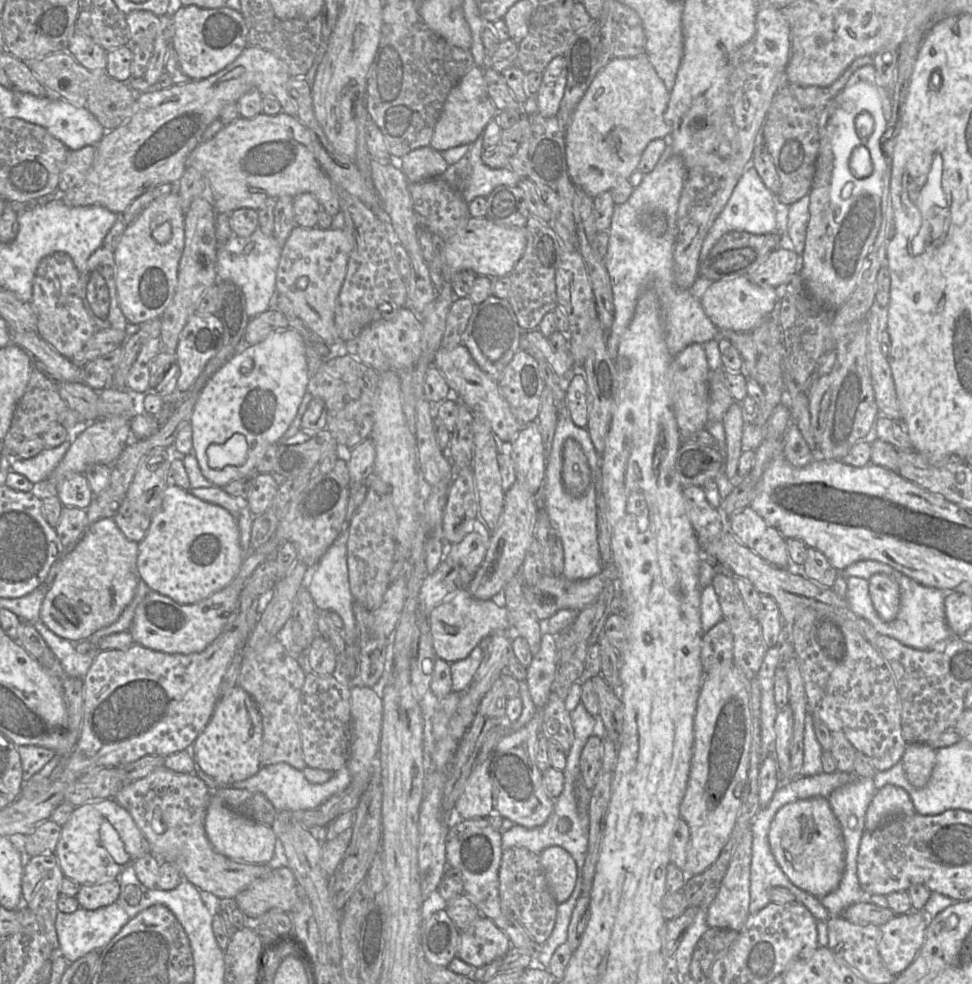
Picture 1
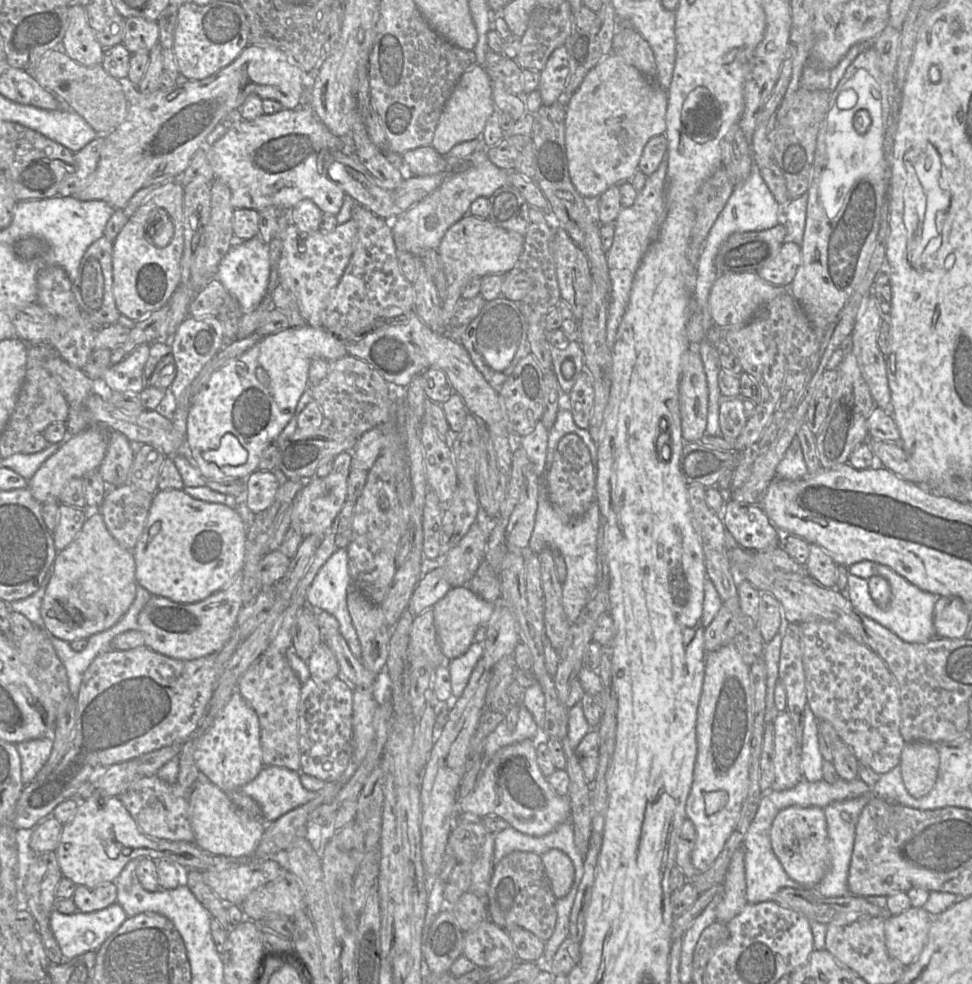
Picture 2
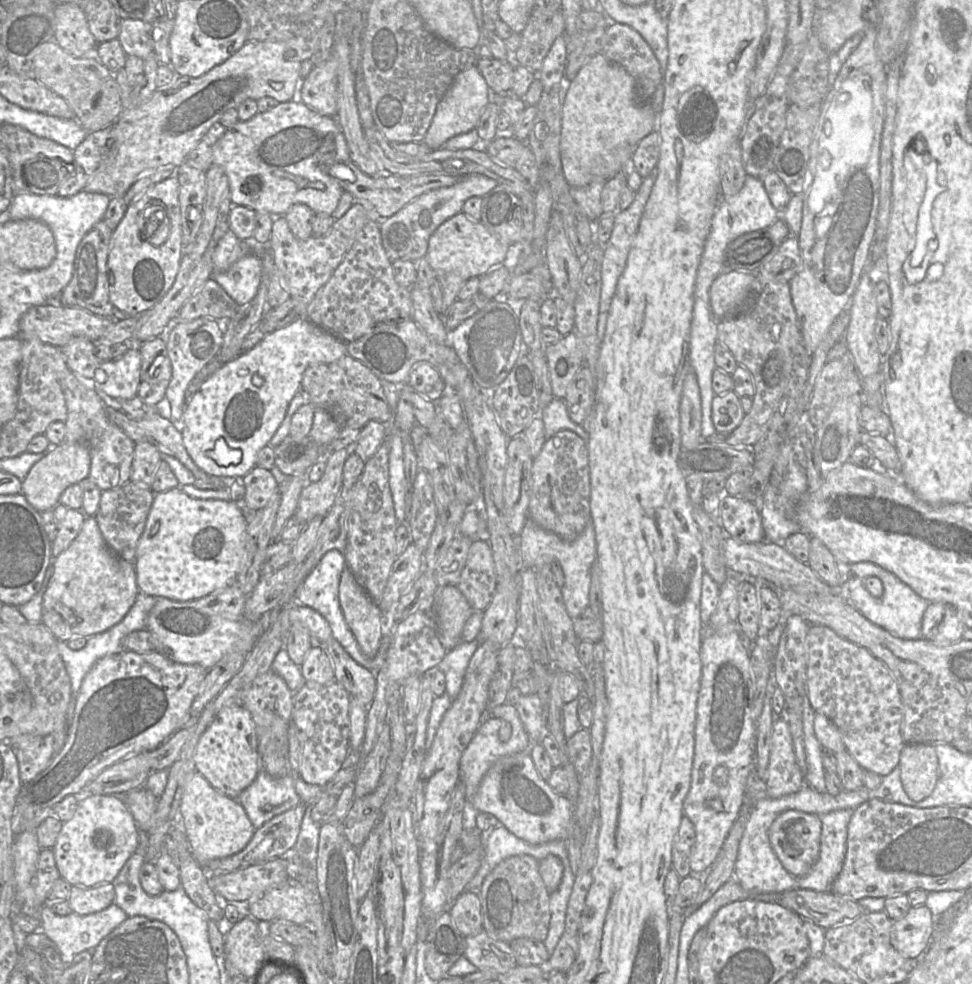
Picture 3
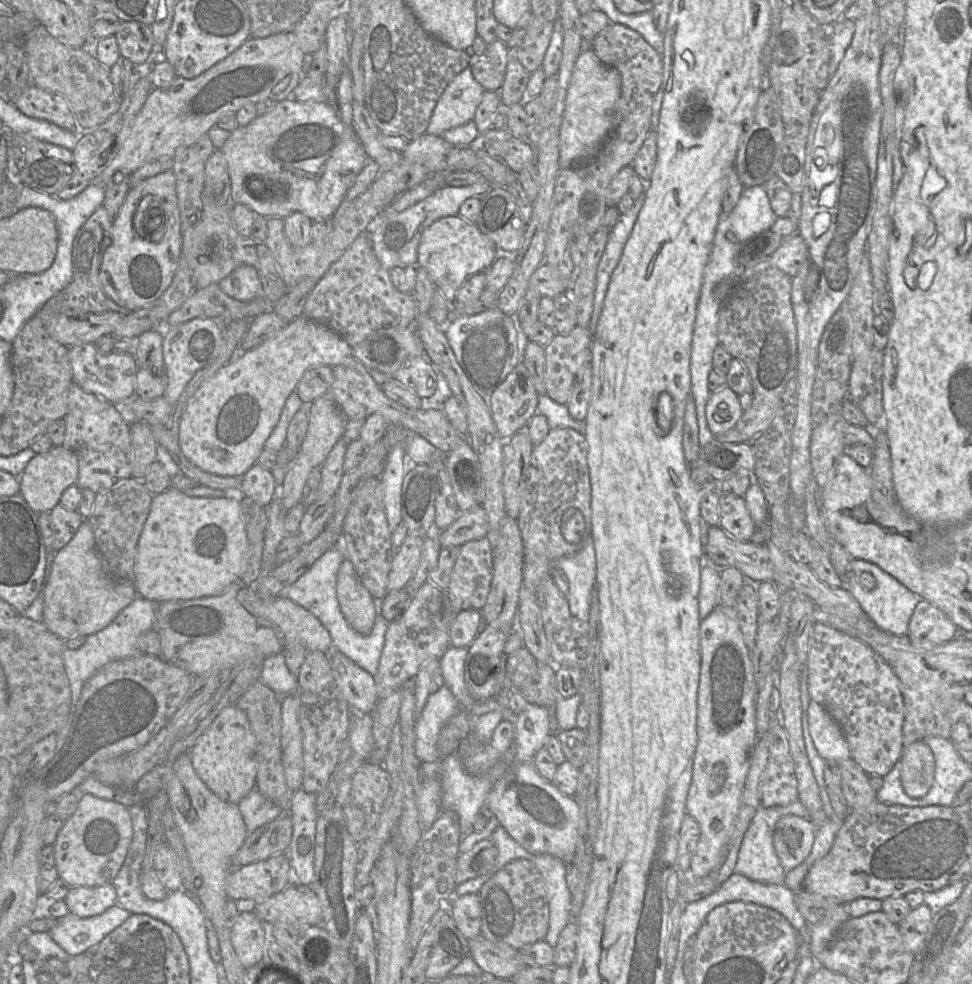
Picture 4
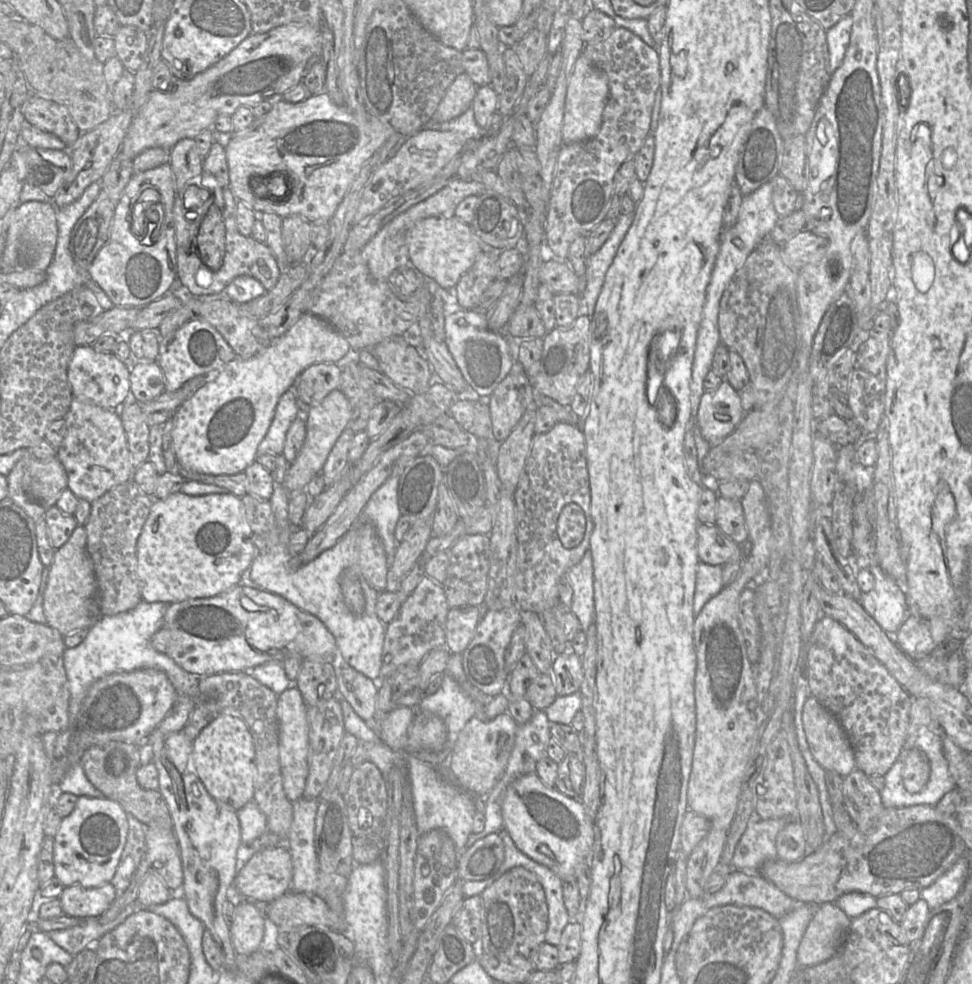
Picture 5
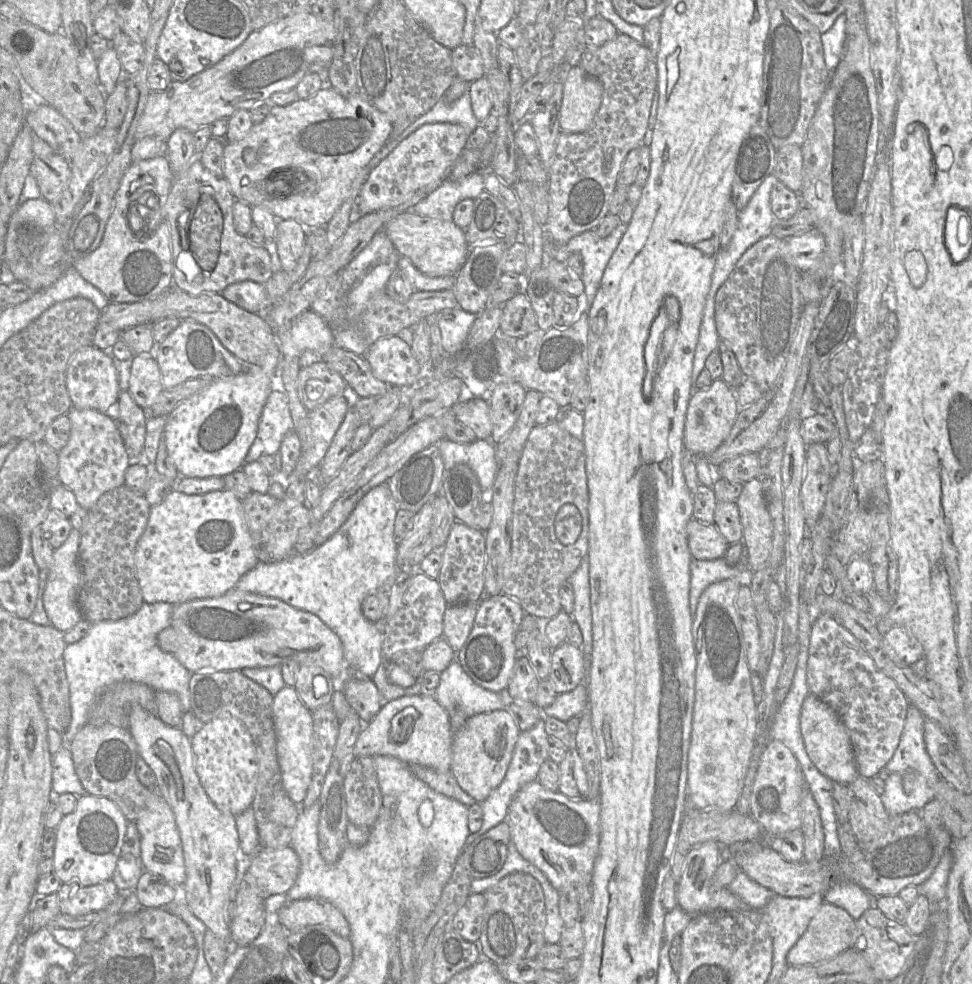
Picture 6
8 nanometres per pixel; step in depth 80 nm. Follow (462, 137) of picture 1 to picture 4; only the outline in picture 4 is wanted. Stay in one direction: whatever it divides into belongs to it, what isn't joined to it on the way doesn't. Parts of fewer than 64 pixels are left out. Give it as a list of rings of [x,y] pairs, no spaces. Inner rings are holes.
[[[466,68],[448,84],[432,113],[426,133],[435,136],[474,120],[484,88]]]

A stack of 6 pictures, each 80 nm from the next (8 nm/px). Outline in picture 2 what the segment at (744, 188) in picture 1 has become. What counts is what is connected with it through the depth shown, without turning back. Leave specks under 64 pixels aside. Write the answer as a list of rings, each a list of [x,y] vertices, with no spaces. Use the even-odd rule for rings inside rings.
[[[753,161],[753,170],[741,185],[734,188],[724,208],[712,225],[700,253],[696,266],[697,277],[692,300],[693,305],[701,312],[708,312],[709,293],[719,275],[715,260],[722,243],[735,232],[762,231],[776,226],[781,221],[781,207],[768,189]]]

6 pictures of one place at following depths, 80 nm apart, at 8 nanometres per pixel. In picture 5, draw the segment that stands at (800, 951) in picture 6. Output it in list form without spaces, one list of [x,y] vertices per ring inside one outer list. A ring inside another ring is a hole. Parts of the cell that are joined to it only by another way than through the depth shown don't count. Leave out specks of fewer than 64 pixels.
[[[835,903],[817,906],[797,950],[798,966],[813,966],[835,956],[844,942],[851,920]]]

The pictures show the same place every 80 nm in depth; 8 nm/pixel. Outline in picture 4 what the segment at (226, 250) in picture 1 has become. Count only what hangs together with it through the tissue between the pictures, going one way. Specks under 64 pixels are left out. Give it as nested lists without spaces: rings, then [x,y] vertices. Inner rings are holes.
[[[241,265],[218,283],[228,296],[249,301],[261,294],[262,286],[257,270],[250,265]]]

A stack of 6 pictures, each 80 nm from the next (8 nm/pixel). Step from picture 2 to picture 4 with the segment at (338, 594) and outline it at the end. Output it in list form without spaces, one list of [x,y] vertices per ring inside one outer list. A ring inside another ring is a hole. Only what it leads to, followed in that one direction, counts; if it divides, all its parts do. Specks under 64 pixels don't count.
[[[335,546],[327,550],[296,582],[284,587],[280,591],[279,596],[288,598],[310,611],[328,630],[332,639],[333,649],[343,653],[362,669],[375,676],[378,671],[389,622],[381,615],[382,599],[373,599],[376,607],[376,618],[371,633],[365,636],[349,626],[341,612],[336,593],[337,574],[344,560],[342,547]]]

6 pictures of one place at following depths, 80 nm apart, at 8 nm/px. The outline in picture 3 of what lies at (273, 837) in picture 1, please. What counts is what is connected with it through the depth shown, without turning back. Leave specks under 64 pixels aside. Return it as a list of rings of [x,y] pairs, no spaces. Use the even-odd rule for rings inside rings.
[[[197,771],[185,785],[180,815],[191,853],[204,869],[212,860],[226,858],[242,851],[256,830],[238,799],[217,791]]]

